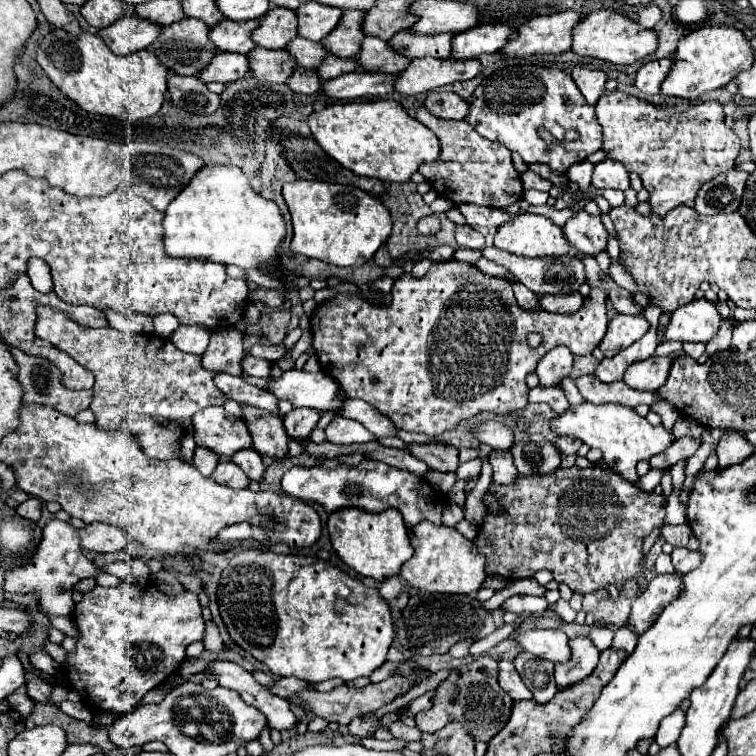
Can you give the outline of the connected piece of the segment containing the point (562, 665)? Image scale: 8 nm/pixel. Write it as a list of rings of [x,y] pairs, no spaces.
[[[578,636],[578,638],[572,638],[568,644],[572,650],[570,660],[556,662],[556,666],[554,666],[554,678],[556,678],[558,688],[570,686],[570,684],[586,678],[596,668],[598,656],[600,656],[600,650],[588,638]]]

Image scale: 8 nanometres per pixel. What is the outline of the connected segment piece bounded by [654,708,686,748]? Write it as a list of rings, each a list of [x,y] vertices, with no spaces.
[[[680,708],[674,710],[670,716],[666,716],[660,722],[660,728],[658,728],[656,738],[654,738],[658,742],[658,746],[666,748],[666,746],[674,744],[678,740],[678,736],[680,736],[682,728],[684,728],[684,722],[686,722],[686,716],[684,716],[684,712]]]

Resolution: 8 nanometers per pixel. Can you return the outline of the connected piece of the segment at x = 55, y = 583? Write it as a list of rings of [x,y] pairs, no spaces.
[[[50,520],[44,526],[42,542],[40,542],[34,558],[24,568],[14,568],[12,572],[6,574],[4,590],[6,592],[34,592],[34,594],[38,594],[38,598],[40,598],[38,604],[44,608],[46,614],[72,616],[72,610],[74,610],[72,590],[78,580],[88,578],[88,576],[94,576],[100,582],[100,586],[106,586],[106,588],[114,588],[120,584],[120,578],[100,572],[90,560],[86,560],[86,556],[82,554],[82,548],[80,548],[78,528],[74,528],[70,522]]]

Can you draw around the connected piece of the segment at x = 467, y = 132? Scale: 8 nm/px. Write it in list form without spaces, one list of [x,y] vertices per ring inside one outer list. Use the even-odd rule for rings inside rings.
[[[424,106],[418,108],[416,120],[428,126],[440,140],[438,160],[432,164],[422,164],[418,170],[436,192],[442,192],[438,196],[448,198],[454,204],[472,202],[478,206],[492,206],[492,208],[504,208],[522,198],[520,174],[512,166],[510,150],[506,150],[506,146],[478,136],[464,120],[434,118],[434,114],[424,110]]]

